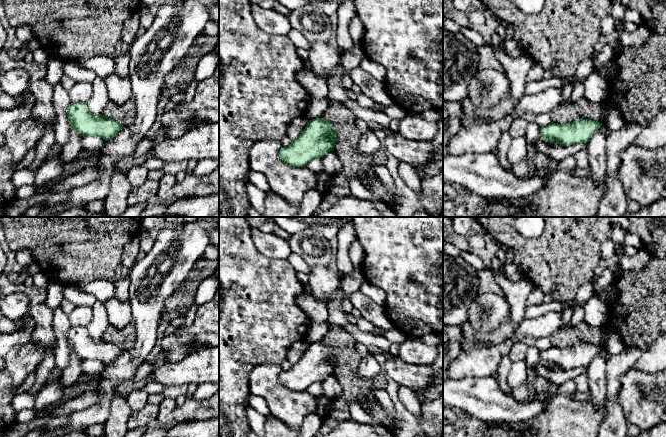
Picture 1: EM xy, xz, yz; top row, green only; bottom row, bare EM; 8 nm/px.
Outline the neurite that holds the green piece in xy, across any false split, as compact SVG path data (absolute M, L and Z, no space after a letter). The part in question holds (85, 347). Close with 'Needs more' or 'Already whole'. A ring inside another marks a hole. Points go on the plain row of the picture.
M71 327L67 334L71 351L81 360L98 360L109 364L115 361L124 351L119 346L100 339L94 339L87 327Z. Already whole

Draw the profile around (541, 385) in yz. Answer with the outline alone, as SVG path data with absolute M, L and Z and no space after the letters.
M539 377L535 381L534 387L537 393L546 392L550 398L556 393L558 386L547 379Z

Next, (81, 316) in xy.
M76 306L68 317L73 327L87 327L92 320L92 308Z

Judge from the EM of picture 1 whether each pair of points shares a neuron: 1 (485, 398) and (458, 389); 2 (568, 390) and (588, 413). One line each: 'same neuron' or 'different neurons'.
1: same neuron
2: same neuron

